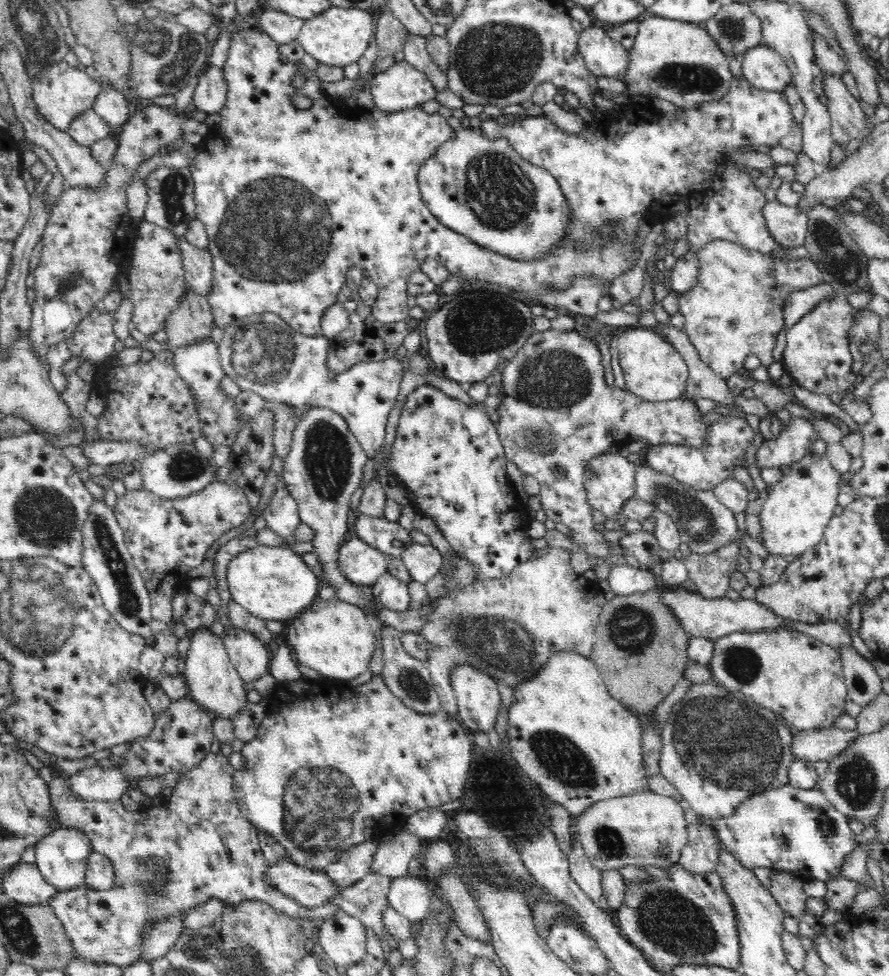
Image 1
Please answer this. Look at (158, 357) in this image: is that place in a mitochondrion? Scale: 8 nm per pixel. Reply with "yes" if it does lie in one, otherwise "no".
no

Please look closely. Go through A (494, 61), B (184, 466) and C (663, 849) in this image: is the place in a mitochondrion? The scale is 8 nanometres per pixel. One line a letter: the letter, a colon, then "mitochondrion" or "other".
A: mitochondrion
B: mitochondrion
C: mitochondrion

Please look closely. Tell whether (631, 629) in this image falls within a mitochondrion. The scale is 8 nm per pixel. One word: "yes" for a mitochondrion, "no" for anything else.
yes

